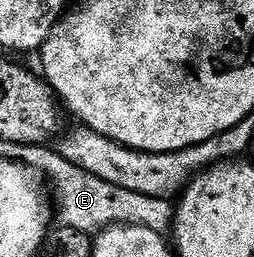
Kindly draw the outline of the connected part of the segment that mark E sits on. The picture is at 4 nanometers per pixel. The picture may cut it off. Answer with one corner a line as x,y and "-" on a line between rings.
26,147
21,150
20,157
25,164
33,167
35,170
41,171
52,181
52,185
56,191
54,199
56,202
56,213
60,215
59,222
63,225
70,226
74,230
80,230
81,233
93,234
105,229
109,225
142,225
148,227
157,233
167,234
174,222
175,206
170,199
156,198
154,196
136,193
124,187
118,187
110,182
104,182
100,177
92,173
84,171
80,167
76,167
76,163
72,163
68,159
64,159
61,152
50,150
50,147

